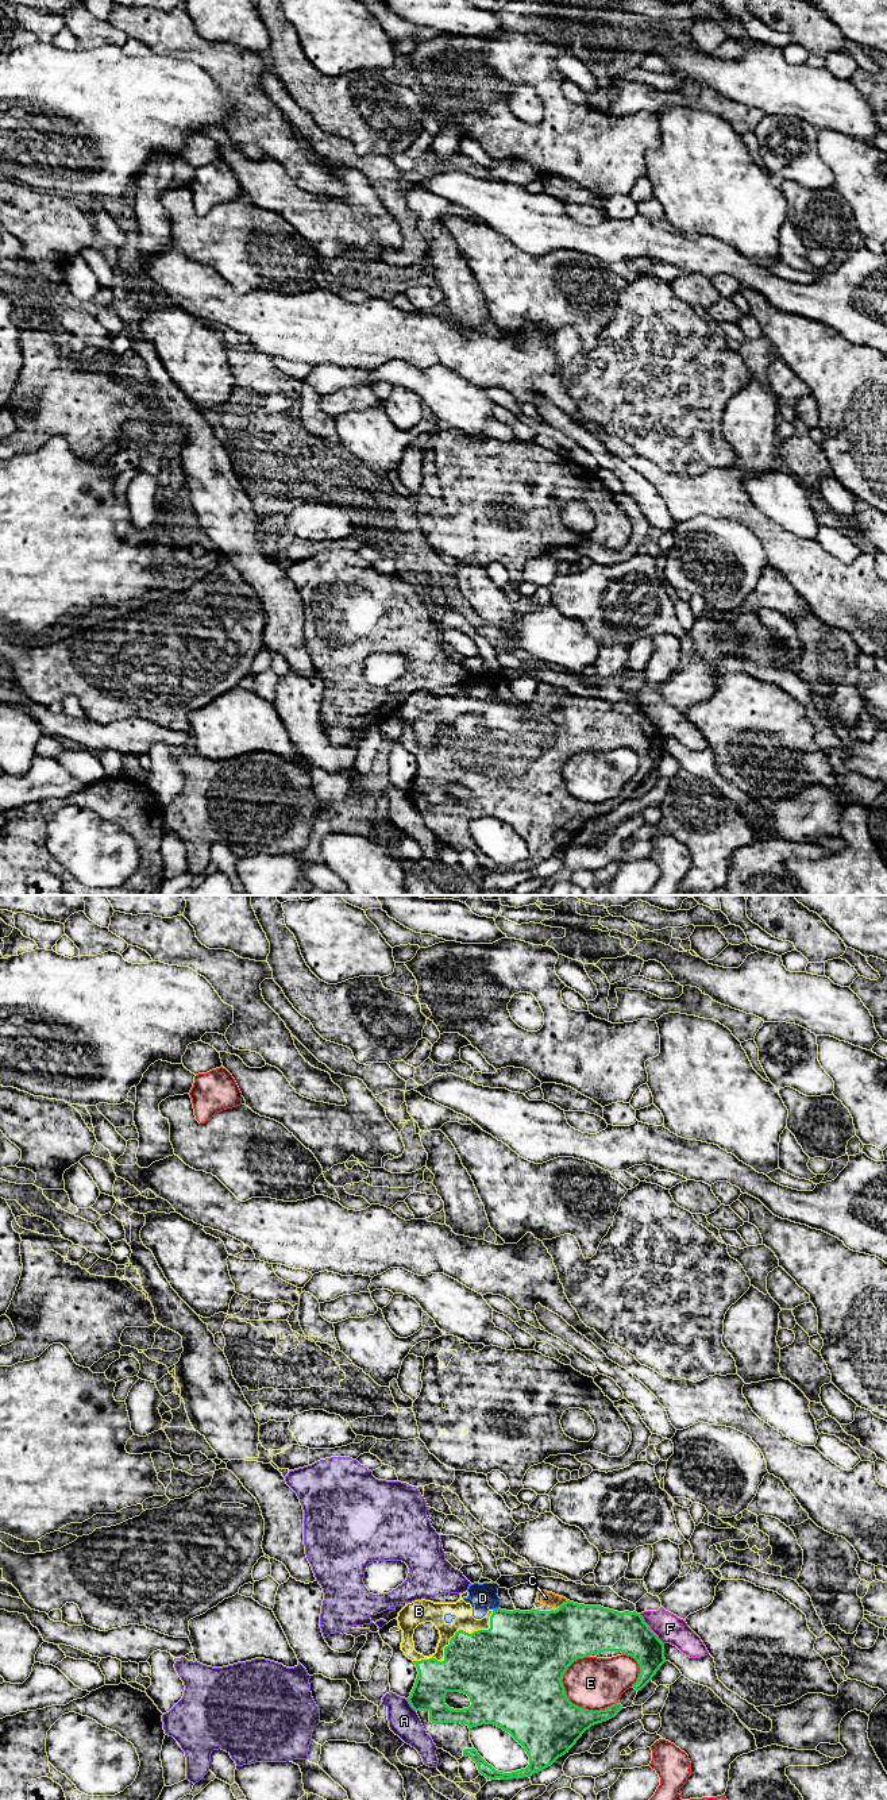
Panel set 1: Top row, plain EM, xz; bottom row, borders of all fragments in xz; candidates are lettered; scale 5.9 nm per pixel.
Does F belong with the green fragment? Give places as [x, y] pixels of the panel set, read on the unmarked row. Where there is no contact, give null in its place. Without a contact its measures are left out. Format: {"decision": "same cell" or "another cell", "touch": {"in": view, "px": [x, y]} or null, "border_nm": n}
{"decision": "another cell", "touch": {"in": "xz", "px": [650, 721]}, "border_nm": 240}

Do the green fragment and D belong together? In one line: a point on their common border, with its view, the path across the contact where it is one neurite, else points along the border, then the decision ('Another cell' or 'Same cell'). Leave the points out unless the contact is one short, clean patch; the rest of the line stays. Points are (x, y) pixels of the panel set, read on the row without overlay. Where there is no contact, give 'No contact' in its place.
Touches green at xz (497, 701). Same cell

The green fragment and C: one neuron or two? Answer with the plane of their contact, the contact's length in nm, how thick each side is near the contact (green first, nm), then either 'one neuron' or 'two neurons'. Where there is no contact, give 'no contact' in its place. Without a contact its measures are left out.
xz | 70 nm | 380/80 nm | one neuron

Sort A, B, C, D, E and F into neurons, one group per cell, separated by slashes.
A / B C D / E / F

